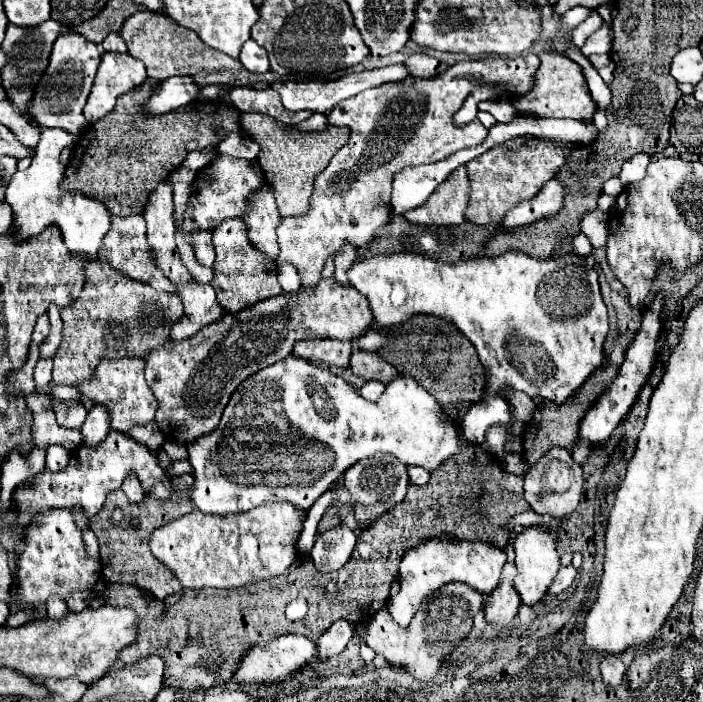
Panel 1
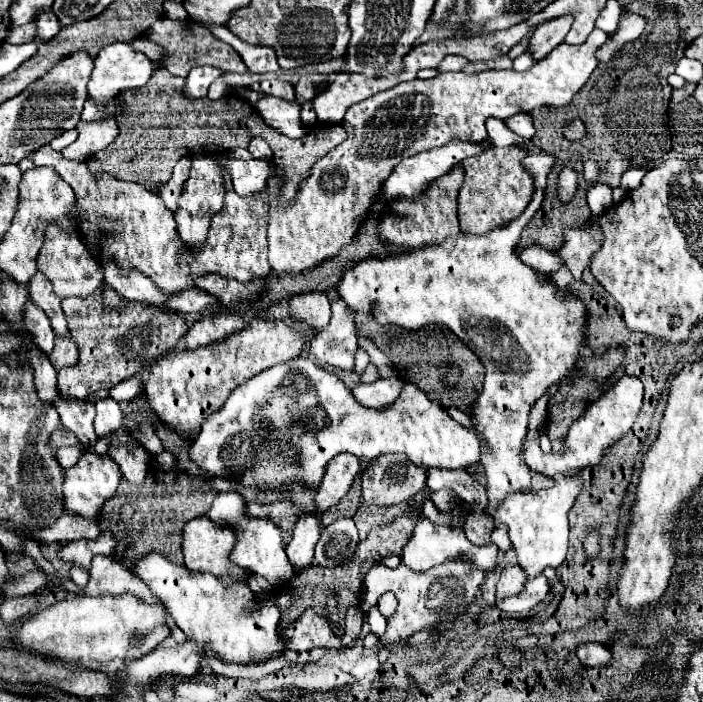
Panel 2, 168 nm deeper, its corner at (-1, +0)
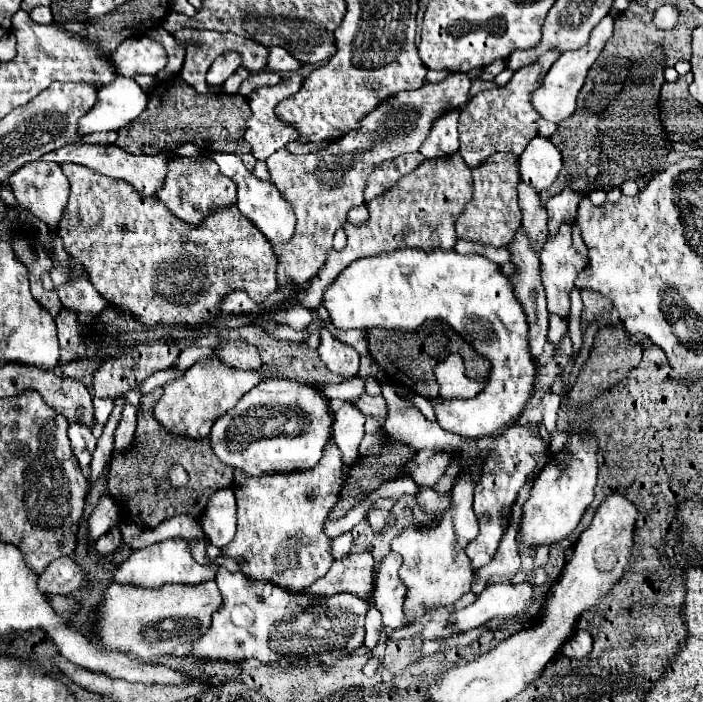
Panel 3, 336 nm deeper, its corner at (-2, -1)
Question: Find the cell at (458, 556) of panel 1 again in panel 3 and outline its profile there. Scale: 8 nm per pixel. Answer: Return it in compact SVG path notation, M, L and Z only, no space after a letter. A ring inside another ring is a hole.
M420 487L420 493L416 497L418 497L420 507L432 513L434 517L442 515L442 511L446 511L446 507L450 505L450 493L438 495L432 487Z

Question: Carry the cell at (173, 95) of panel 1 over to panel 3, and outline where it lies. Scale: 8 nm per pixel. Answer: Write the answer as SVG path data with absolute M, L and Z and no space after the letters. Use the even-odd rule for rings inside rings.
M226 51L222 53L206 73L206 81L210 85L222 85L238 67L242 65L242 57L236 51Z

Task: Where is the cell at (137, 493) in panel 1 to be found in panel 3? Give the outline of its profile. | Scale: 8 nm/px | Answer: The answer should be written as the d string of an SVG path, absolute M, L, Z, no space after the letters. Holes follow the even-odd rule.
M126 403L124 411L122 411L122 419L120 425L114 433L114 455L116 453L124 453L132 447L134 443L134 431L136 431L136 405Z

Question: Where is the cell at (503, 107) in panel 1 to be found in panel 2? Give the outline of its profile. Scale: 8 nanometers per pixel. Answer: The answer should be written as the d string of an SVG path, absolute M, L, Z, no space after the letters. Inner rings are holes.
M513 114L509 118L503 120L507 128L511 128L515 134L523 136L523 138L531 138L535 134L535 128L533 128L533 122L531 122L531 116L529 114Z

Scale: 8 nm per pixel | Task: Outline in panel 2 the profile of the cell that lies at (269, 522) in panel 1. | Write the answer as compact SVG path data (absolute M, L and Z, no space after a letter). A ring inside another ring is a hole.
M207 516L193 518L183 526L183 532L181 532L181 548L183 548L183 556L185 556L185 568L191 572L211 572L217 578L229 578L233 582L245 582L251 576L251 572L233 564L229 558L235 544L237 544L237 532L233 530L233 526L217 524Z

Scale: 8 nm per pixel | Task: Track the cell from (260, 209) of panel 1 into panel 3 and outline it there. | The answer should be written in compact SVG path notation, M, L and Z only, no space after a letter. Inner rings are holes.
M74 163L62 165L70 181L70 201L58 223L58 235L70 257L78 259L90 271L96 291L116 309L132 315L146 327L156 325L198 325L220 313L222 299L232 291L244 291L254 303L264 303L276 291L276 255L270 241L246 219L236 205L216 207L198 227L176 219L158 197L146 197L134 187L98 175Z

